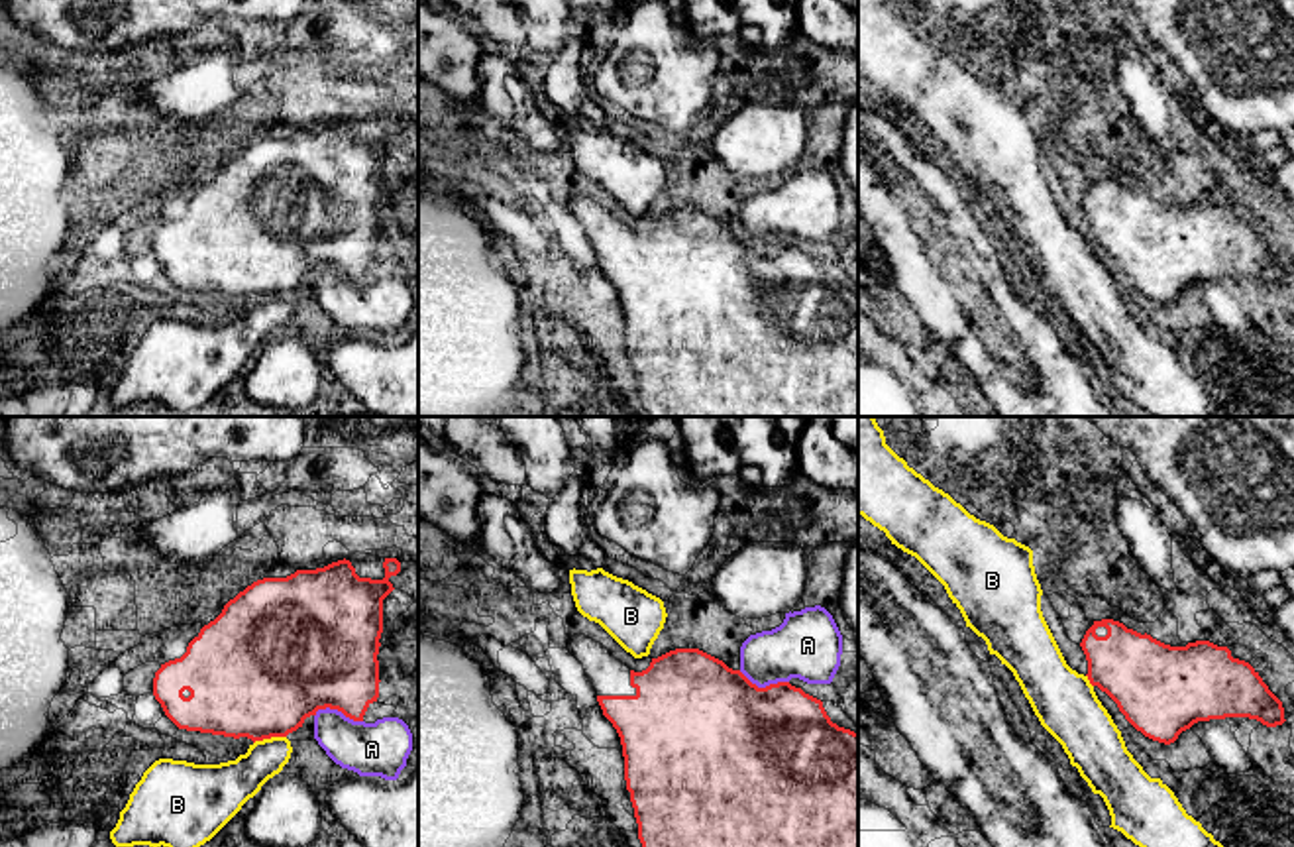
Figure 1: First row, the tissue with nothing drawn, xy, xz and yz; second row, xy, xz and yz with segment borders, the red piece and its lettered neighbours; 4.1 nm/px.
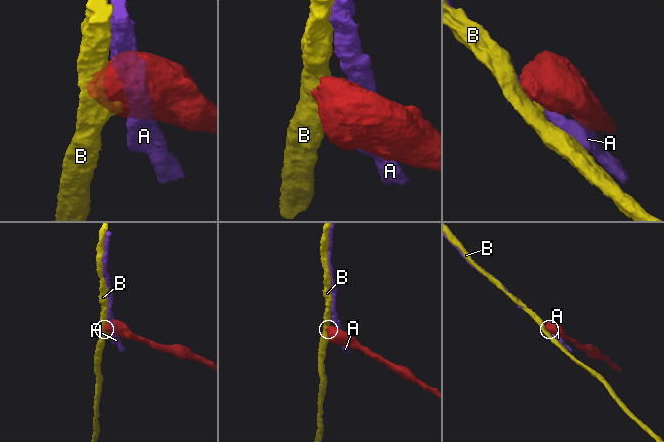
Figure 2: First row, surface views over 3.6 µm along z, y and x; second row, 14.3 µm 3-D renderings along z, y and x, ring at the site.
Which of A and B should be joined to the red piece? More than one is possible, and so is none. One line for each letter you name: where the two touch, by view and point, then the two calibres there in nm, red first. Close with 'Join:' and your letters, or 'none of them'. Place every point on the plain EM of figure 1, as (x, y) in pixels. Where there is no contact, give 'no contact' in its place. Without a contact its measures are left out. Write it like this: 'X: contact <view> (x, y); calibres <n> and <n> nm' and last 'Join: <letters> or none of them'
Join: none of them

